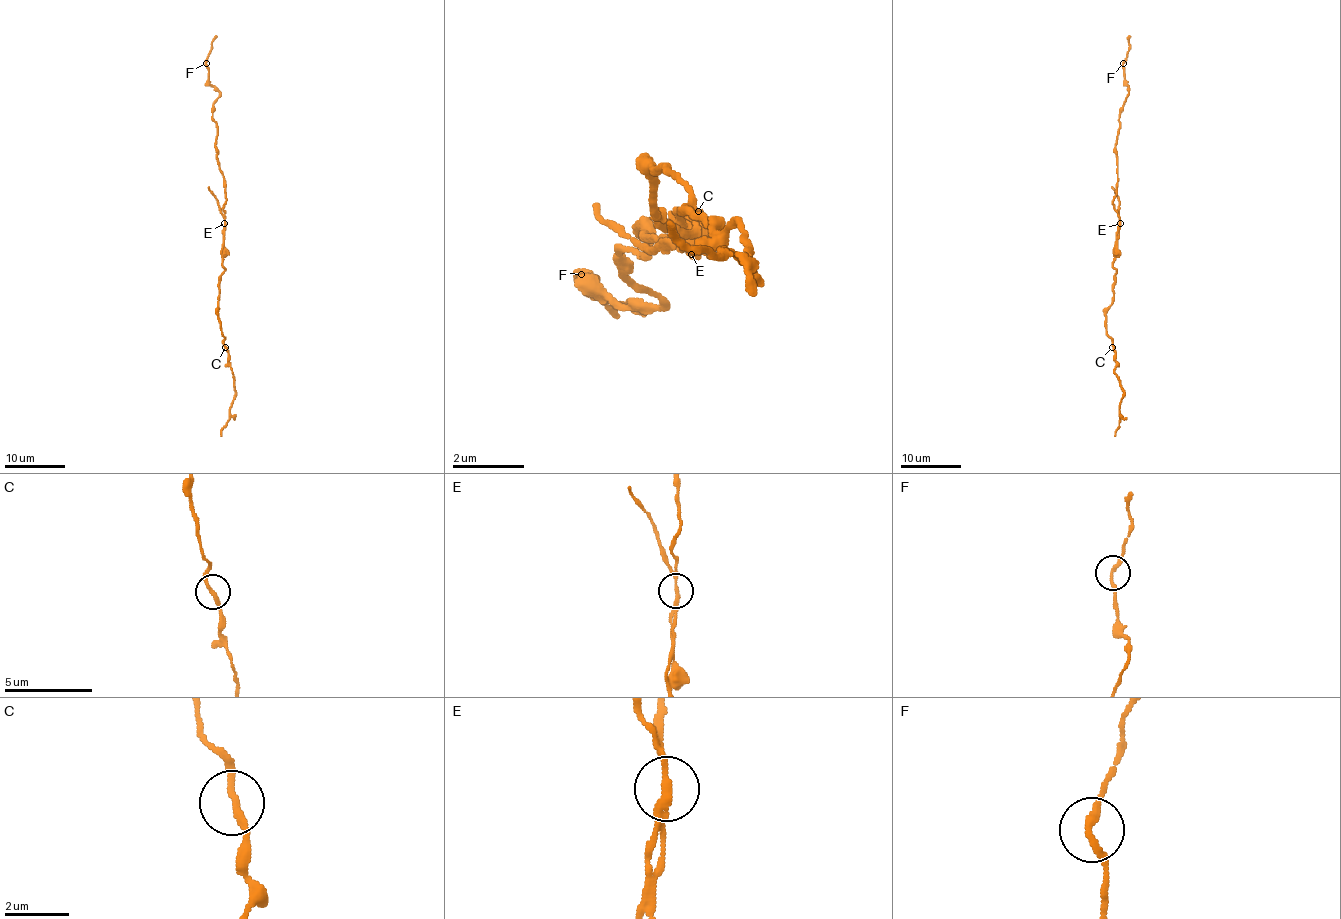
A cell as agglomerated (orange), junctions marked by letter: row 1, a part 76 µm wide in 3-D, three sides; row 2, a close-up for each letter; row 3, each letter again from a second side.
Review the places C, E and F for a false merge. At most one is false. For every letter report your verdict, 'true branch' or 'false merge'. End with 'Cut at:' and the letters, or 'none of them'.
C: true branch
E: false merge
F: true branch
Cut at: E

